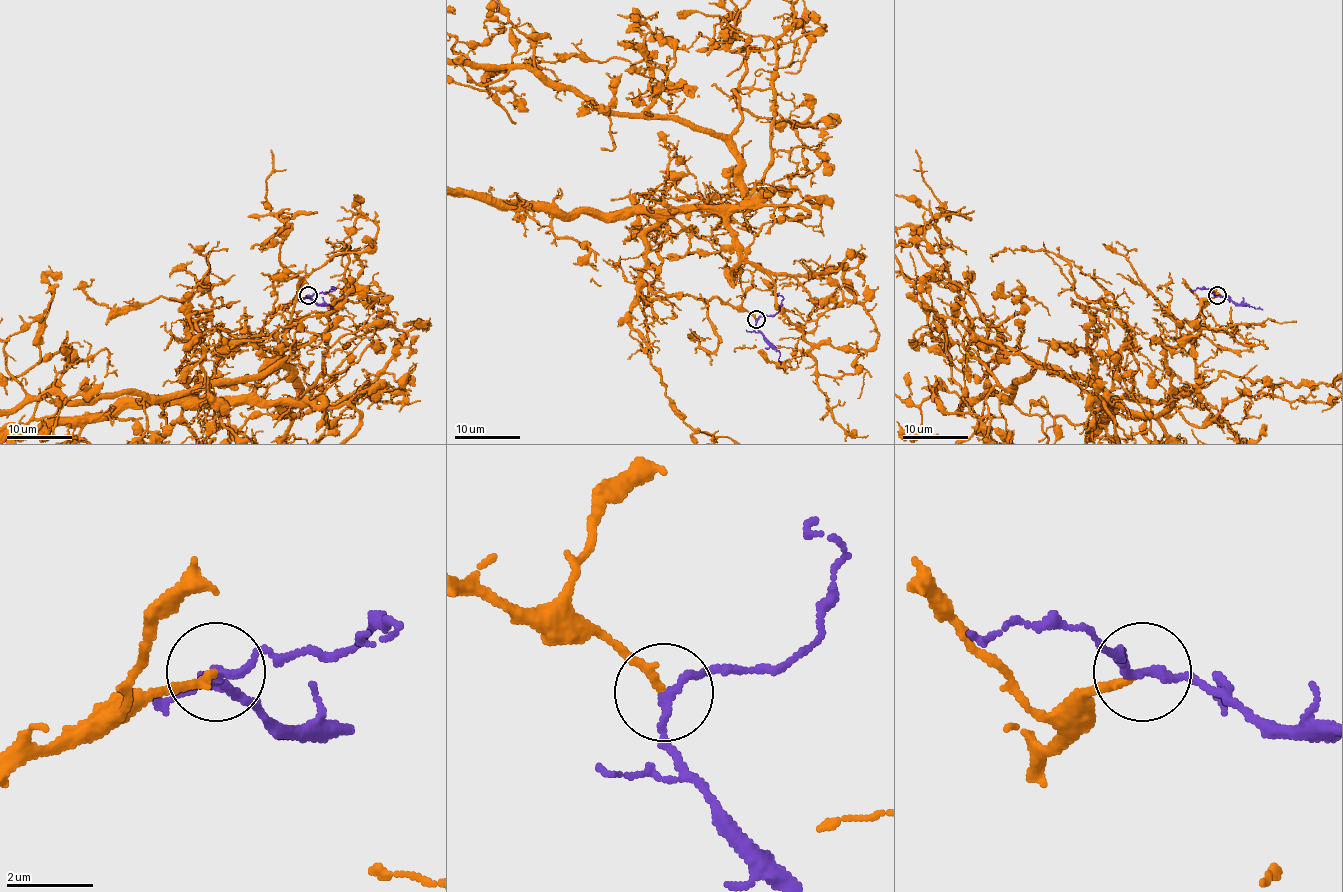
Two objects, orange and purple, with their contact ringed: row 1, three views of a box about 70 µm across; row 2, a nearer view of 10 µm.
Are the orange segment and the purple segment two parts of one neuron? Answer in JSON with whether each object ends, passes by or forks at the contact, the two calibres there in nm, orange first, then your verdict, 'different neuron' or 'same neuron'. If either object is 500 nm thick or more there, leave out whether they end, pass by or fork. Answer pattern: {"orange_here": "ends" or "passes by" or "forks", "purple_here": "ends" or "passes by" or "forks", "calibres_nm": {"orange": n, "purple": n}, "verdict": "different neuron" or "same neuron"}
{"orange_here": "ends", "purple_here": "passes by", "calibres_nm": {"orange": 160, "purple": 170}, "verdict": "same neuron"}

